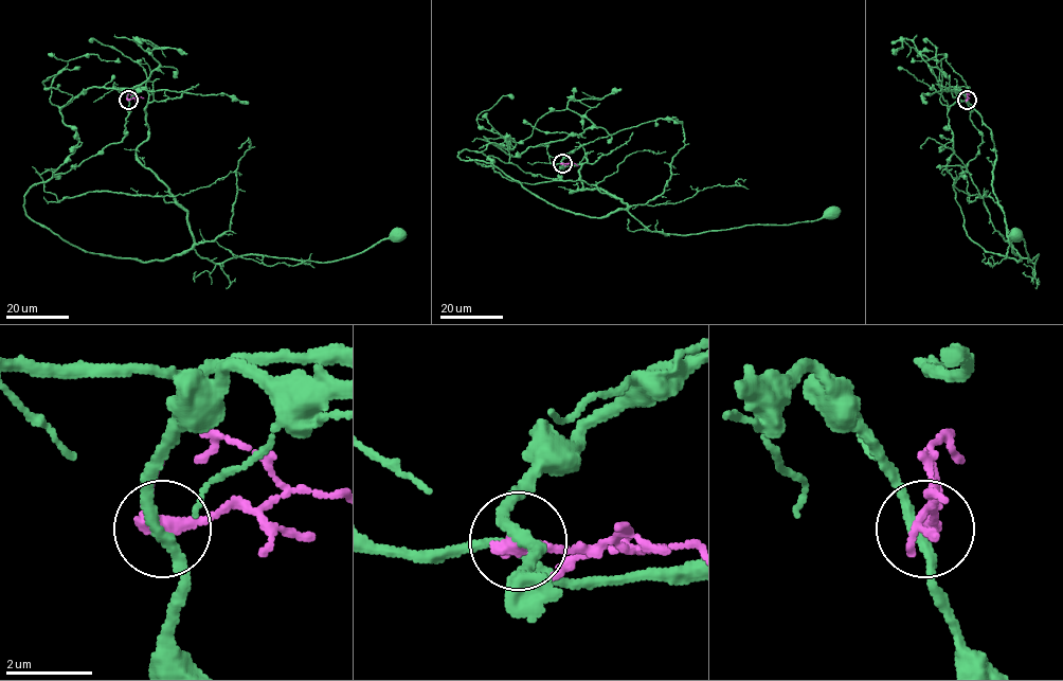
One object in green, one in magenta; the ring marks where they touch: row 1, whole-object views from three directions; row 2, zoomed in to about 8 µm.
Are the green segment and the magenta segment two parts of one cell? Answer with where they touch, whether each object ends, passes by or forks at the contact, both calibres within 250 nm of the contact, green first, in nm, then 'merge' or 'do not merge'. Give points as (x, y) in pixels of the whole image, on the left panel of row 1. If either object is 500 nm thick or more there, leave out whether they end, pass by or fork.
place (128, 100); green passes by; magenta passes by; calibres 240 and 300 nm; do not merge

